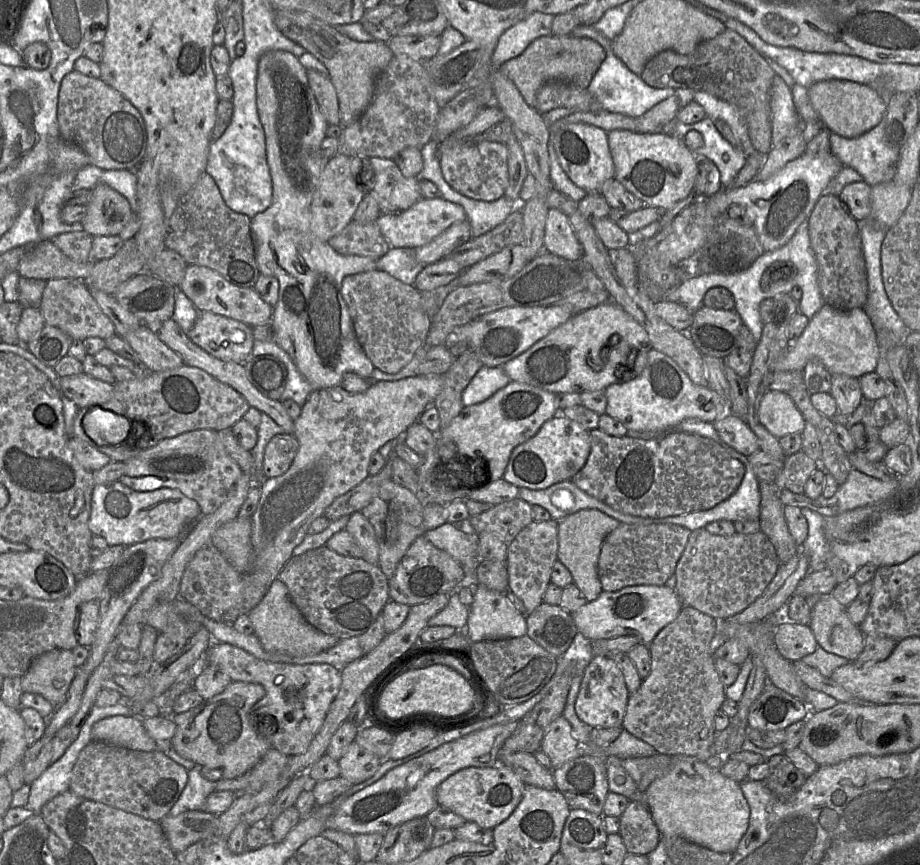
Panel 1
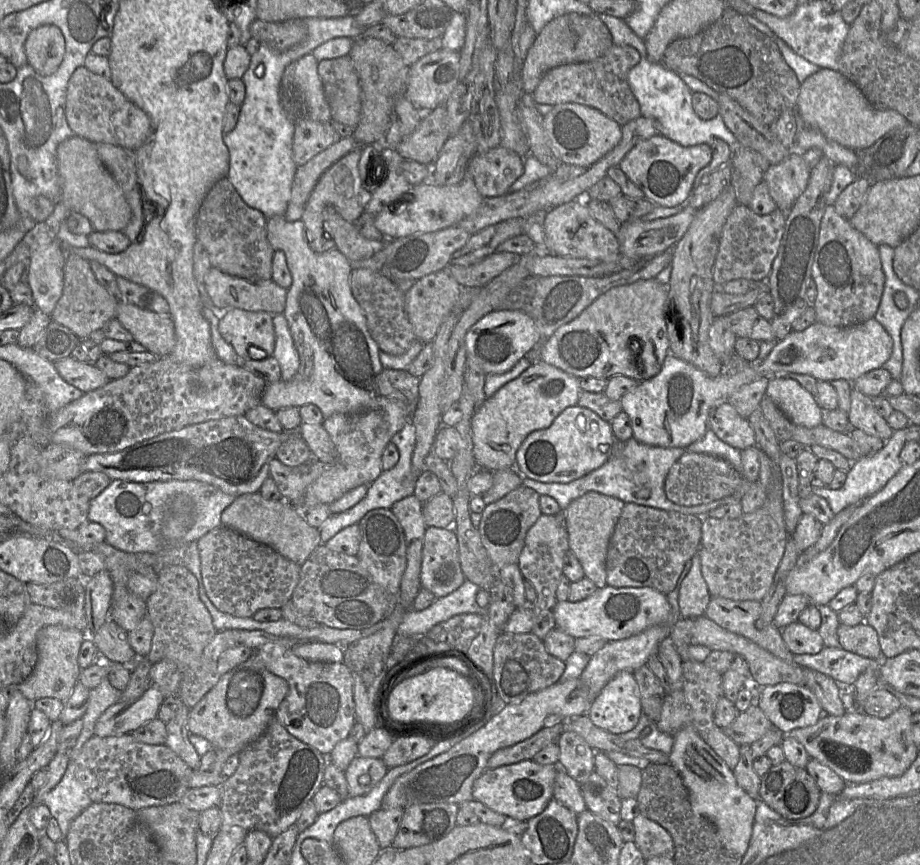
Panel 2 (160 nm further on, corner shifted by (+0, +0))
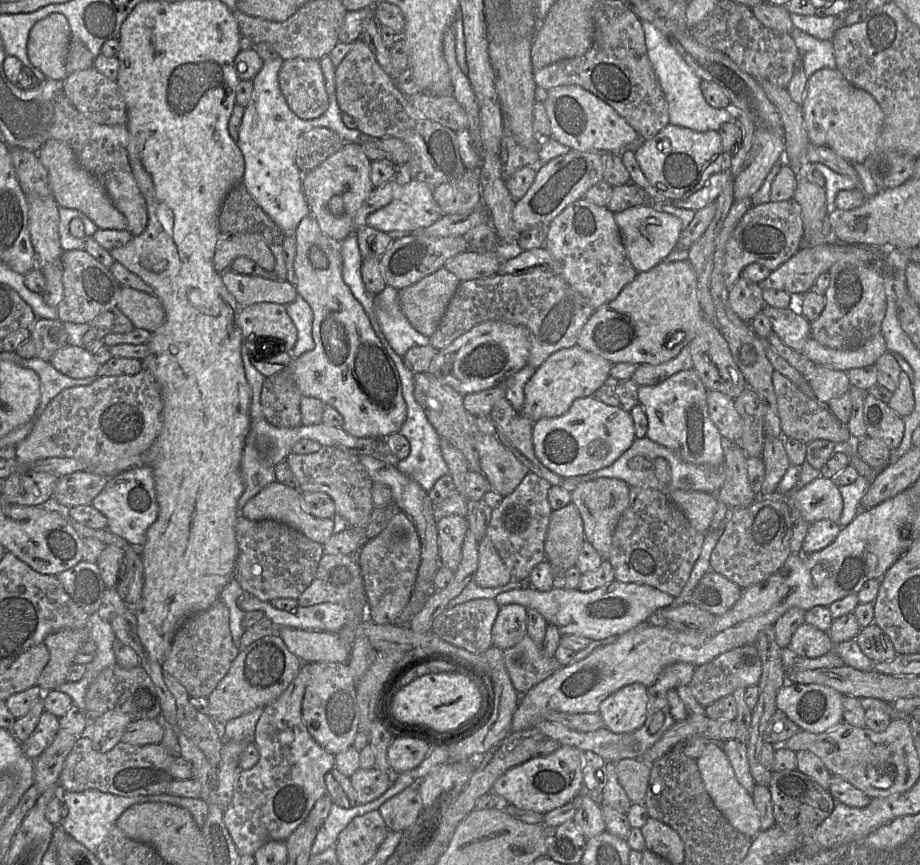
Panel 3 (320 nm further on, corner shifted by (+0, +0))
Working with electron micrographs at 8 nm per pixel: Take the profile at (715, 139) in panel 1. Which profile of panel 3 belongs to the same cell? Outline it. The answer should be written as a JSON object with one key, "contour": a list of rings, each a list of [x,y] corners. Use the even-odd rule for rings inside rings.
{"contour":[[[642,21],[649,60],[665,95],[669,110],[669,124],[698,132],[718,131],[722,124],[736,120],[733,106],[716,109],[710,106],[701,91],[701,79],[678,53],[672,41],[652,22]]]}

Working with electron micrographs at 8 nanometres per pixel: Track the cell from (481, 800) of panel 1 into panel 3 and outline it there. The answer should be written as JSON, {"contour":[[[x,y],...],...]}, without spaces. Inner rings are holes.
{"contour":[[[561,745],[545,757],[532,757],[528,761],[510,768],[493,784],[491,792],[503,797],[509,804],[521,810],[545,814],[571,802],[584,791],[582,766],[584,751]]]}

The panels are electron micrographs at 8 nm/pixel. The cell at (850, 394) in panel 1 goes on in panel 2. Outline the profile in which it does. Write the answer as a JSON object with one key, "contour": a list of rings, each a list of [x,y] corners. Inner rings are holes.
{"contour":[[[855,388],[851,390],[851,406],[847,413],[851,429],[859,429],[865,433],[887,441],[894,430],[876,410],[871,397]]]}

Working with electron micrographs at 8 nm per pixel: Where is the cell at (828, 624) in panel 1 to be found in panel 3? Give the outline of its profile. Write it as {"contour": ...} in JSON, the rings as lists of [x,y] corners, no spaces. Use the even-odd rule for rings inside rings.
{"contour":[[[875,623],[861,628],[855,641],[861,652],[874,663],[892,660],[897,655],[889,637]]]}

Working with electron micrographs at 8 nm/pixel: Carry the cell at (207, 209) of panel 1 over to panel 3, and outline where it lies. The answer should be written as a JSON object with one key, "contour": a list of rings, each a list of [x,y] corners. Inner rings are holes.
{"contour":[[[242,183],[235,185],[224,198],[218,214],[218,228],[220,234],[253,233],[261,235],[275,258],[275,267],[271,271],[264,270],[253,260],[244,256],[236,258],[232,262],[230,270],[239,274],[259,276],[277,282],[287,280],[287,269],[283,251],[286,235],[256,203]]]}

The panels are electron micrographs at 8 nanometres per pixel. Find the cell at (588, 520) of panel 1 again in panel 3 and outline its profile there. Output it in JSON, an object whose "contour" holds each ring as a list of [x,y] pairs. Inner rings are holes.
{"contour":[[[601,477],[582,482],[571,491],[571,503],[576,505],[583,520],[585,540],[593,545],[603,559],[609,560],[614,531],[629,505],[630,489],[623,480]]]}

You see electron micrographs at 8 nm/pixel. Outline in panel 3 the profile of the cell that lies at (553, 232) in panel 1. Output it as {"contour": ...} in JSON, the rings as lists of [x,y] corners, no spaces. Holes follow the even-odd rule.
{"contour":[[[585,198],[570,204],[550,222],[544,247],[553,256],[553,271],[587,298],[594,310],[615,299],[637,276],[623,245],[614,213]]]}

